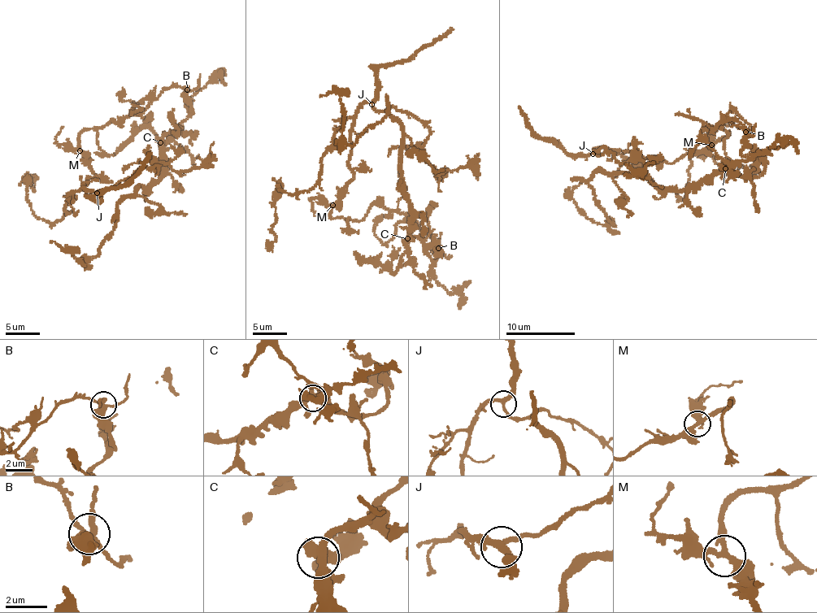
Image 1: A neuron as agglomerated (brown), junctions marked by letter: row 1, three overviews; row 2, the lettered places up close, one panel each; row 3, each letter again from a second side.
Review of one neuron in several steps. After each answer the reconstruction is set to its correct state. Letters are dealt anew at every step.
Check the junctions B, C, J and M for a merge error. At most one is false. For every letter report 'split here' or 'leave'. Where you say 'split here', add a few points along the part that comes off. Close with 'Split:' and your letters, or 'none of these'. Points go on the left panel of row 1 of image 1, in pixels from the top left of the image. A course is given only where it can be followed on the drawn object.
B: leave
C: leave
J: leave
M: leave
Split: none of these

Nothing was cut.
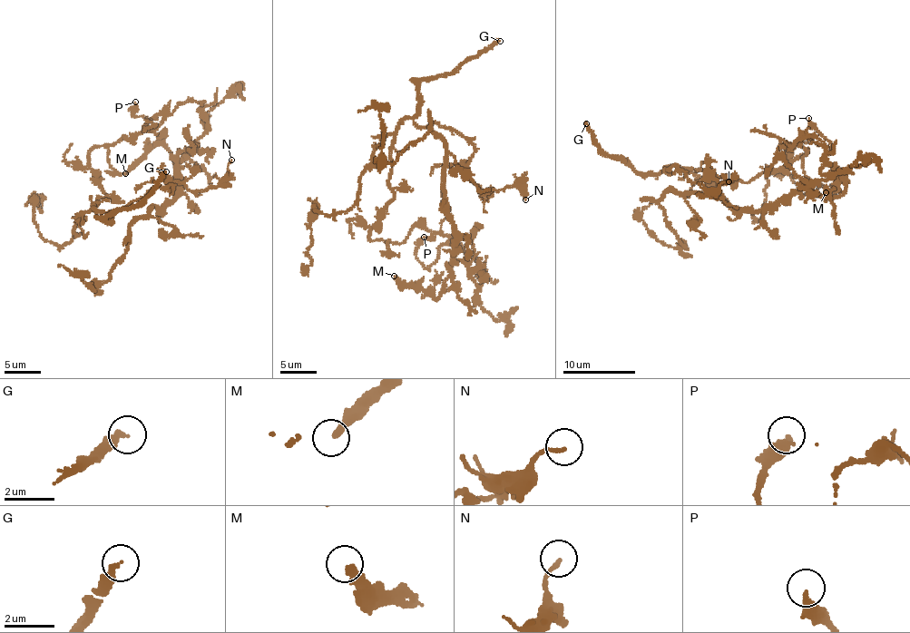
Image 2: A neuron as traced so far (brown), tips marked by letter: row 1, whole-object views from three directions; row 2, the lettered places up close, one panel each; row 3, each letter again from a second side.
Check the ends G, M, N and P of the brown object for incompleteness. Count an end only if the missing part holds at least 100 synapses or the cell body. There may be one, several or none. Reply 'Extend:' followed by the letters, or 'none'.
Extend: G

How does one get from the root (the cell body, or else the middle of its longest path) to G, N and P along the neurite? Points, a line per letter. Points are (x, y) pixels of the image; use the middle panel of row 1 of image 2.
G: (438, 231), (415, 226), (401, 243), (370, 239), (393, 198), (393, 132), (416, 112), (422, 81), (500, 41)
N: (438, 231), (369, 238), (406, 118), (463, 135), (482, 193), (514, 186), (525, 199)
P: (438, 231), (450, 238), (440, 248), (437, 258), (425, 267), (415, 257), (424, 237)

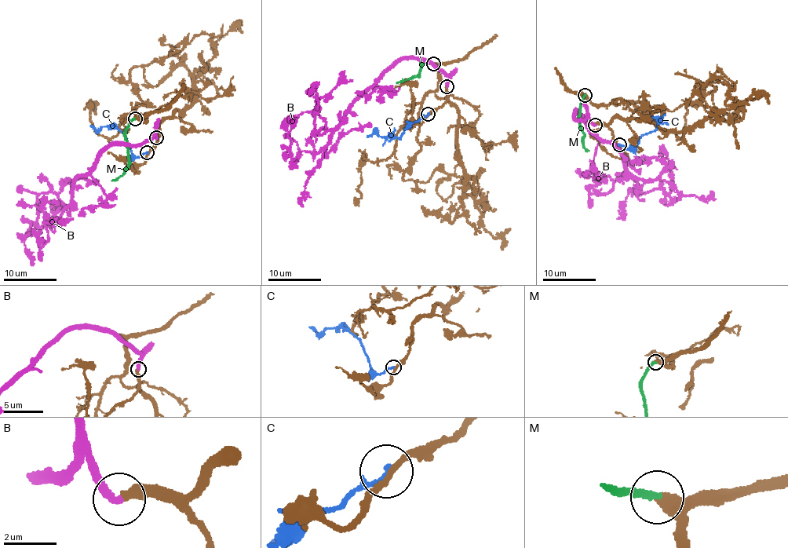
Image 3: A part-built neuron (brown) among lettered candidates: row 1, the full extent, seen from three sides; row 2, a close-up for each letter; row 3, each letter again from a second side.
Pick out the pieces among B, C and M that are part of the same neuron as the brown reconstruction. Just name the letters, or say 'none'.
M

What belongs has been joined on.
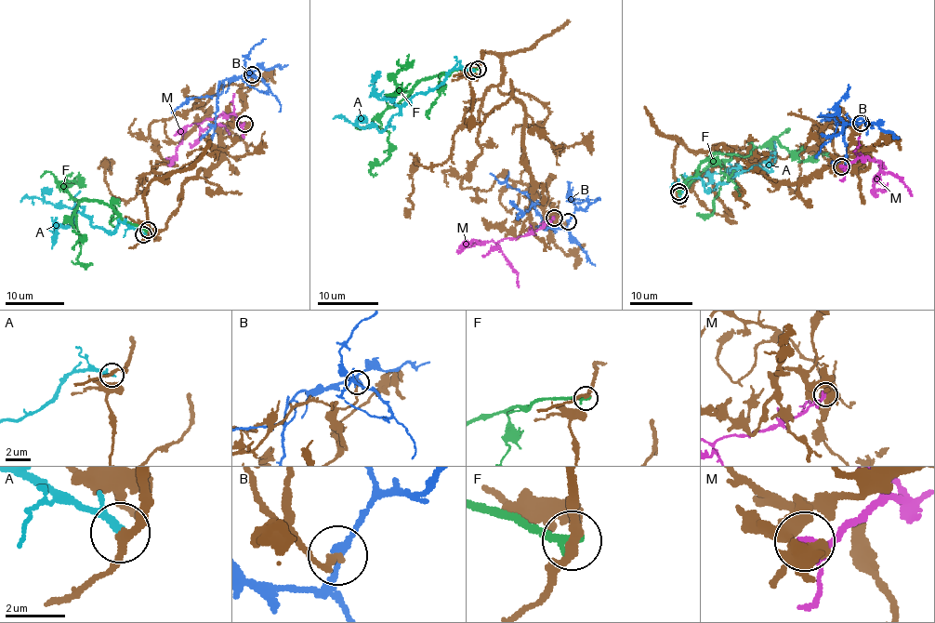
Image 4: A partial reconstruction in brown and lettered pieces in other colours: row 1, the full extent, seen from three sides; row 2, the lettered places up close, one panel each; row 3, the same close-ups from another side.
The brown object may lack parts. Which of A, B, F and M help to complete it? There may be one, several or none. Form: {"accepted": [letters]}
{"accepted": ["A"]}

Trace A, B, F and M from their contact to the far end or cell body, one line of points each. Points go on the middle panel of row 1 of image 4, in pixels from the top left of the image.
A: (472, 71), (453, 69), (438, 86), (410, 99), (382, 131), (375, 126), (355, 125), (338, 115), (333, 118)
B: (568, 221), (563, 229), (554, 229), (542, 219), (532, 204), (524, 214), (509, 200)
F: (477, 70), (454, 69), (429, 76), (373, 120), (388, 132), (389, 155), (371, 167), (372, 174), (377, 174)
M: (554, 218), (538, 230), (522, 235), (480, 244), (474, 240), (456, 252)

